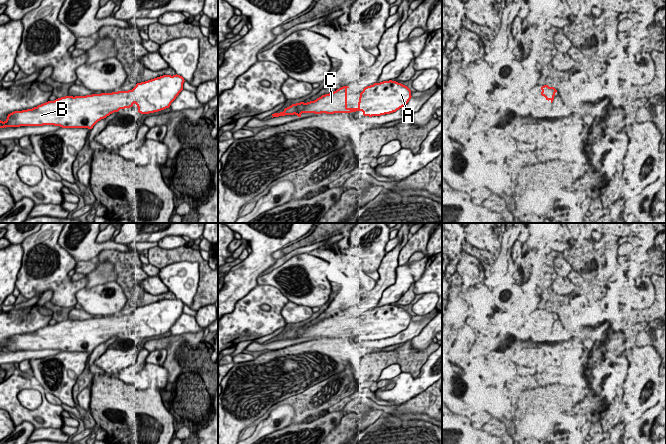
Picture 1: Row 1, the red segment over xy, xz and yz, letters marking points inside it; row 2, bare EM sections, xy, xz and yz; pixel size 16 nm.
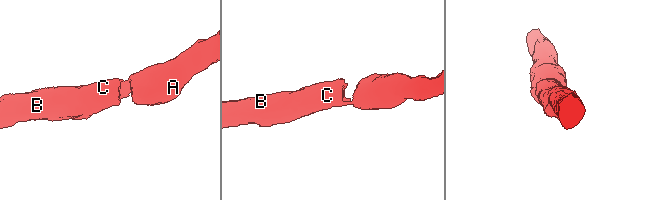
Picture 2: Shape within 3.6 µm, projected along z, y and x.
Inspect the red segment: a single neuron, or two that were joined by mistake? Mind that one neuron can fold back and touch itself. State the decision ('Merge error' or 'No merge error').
No merge error

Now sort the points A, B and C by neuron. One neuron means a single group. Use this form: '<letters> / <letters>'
A B C

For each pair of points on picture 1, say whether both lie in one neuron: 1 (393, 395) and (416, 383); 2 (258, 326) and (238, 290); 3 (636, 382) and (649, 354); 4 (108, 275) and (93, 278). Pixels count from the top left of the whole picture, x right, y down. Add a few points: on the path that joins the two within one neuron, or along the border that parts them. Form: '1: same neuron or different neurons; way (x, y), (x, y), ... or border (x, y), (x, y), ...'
1: same neuron; way (399, 394), (406, 387), (410, 386)
2: different neurons; border (257, 284), (228, 313)
3: same neuron; way (640, 375), (646, 361)
4: same neuron; way (104, 275), (97, 276)

